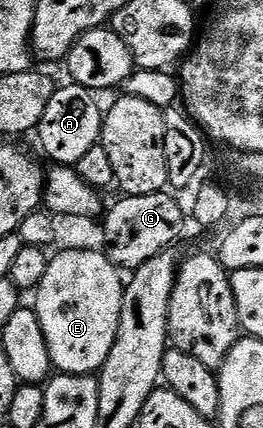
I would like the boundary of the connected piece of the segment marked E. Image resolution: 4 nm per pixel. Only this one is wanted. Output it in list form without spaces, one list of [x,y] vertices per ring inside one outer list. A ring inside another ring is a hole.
[[[59,250],[56,255],[48,261],[45,276],[34,291],[33,309],[39,317],[52,367],[60,374],[94,375],[102,369],[118,335],[125,278],[103,250]]]

